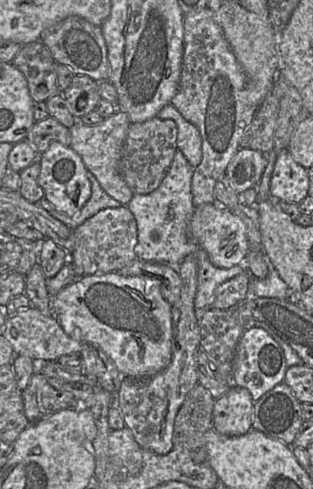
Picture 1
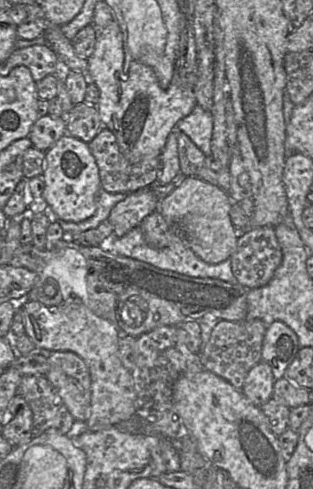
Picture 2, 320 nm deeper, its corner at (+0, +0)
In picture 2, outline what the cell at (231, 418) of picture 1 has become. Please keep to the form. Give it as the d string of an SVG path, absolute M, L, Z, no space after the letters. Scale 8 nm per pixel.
M261 360L247 374L241 392L260 408L272 398L275 381L271 367Z

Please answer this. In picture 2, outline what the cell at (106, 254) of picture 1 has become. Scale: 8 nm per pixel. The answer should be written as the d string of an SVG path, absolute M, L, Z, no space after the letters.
M150 187L128 193L128 196L125 199L118 202L112 208L110 215L107 219L112 225L113 237L122 237L133 228L139 226L146 216L158 210L158 205L159 199Z

